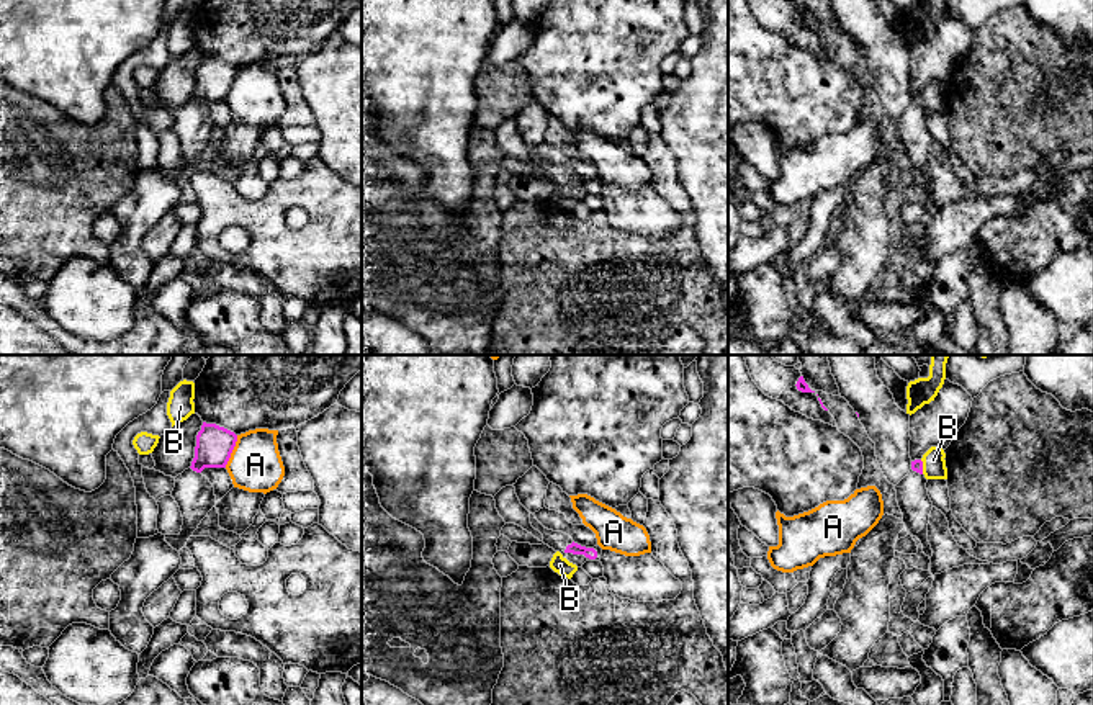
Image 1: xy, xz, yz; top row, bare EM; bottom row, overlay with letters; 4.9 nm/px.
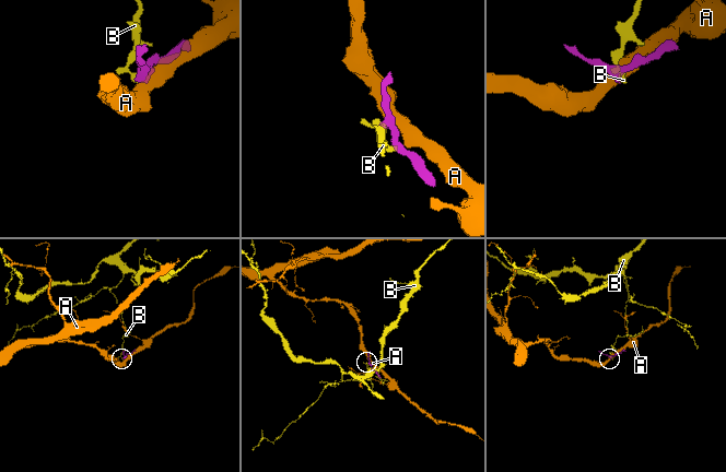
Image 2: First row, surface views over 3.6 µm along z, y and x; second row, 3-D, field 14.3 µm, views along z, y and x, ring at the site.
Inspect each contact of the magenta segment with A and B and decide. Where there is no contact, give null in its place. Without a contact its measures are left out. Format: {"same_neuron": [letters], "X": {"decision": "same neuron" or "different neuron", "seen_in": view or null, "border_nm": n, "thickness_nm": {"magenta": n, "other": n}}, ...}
{"same_neuron": [], "A": {"decision": "different neuron", "seen_in": "xy", "border_nm": 170, "thickness_nm": {"magenta": 180, "other": 260}}, "B": {"decision": "different neuron", "seen_in": "yz", "border_nm": 70, "thickness_nm": {"magenta": 60, "other": 110}}}

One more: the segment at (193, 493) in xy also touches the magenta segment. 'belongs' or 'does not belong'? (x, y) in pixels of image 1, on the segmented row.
belongs

